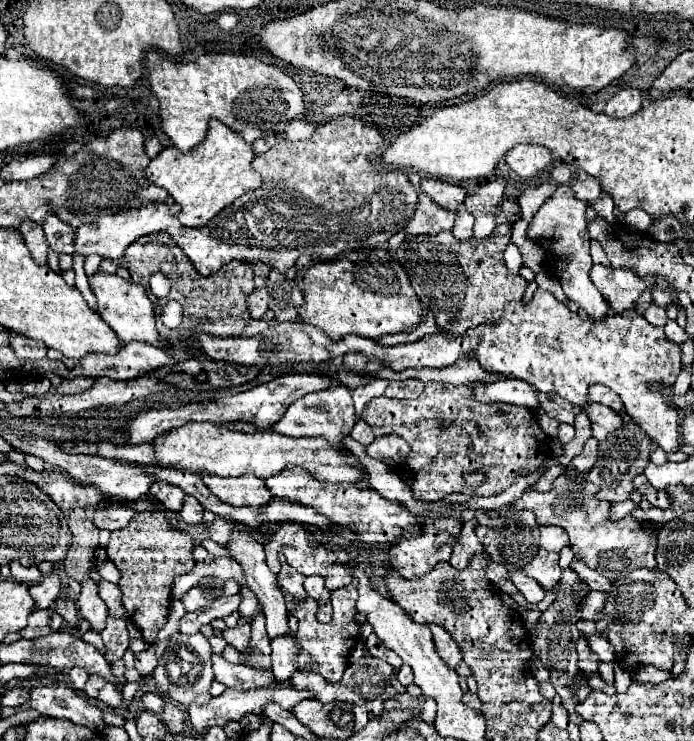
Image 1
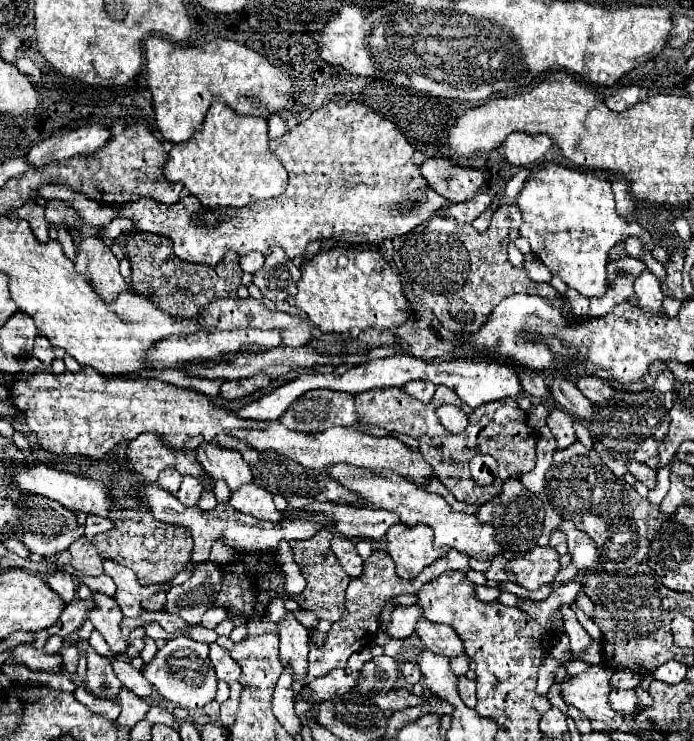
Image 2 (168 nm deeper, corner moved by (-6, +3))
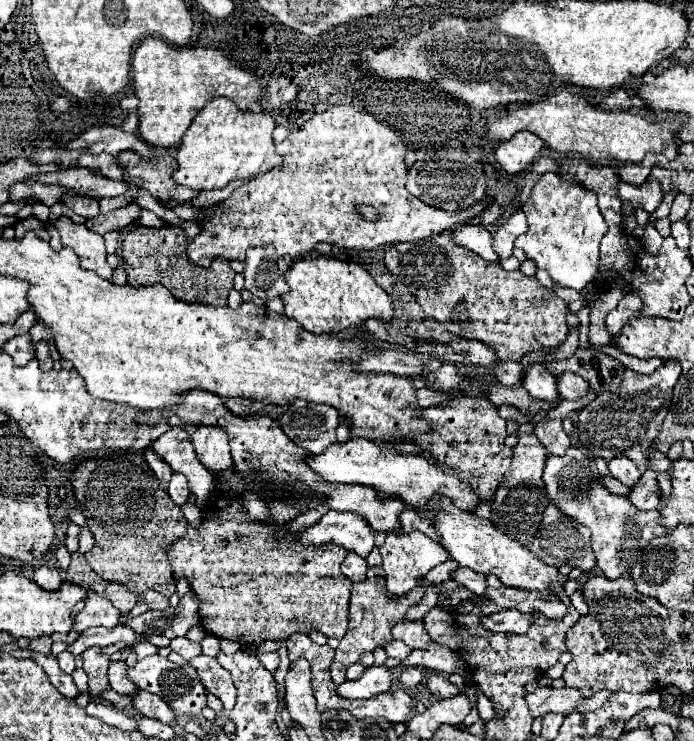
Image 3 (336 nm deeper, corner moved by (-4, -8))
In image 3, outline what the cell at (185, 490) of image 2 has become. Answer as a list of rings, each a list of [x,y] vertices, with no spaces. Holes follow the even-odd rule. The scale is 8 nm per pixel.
[[[174,474],[170,480],[170,486],[168,486],[168,494],[178,506],[184,506],[188,502],[188,496],[190,496],[188,480],[182,474]]]

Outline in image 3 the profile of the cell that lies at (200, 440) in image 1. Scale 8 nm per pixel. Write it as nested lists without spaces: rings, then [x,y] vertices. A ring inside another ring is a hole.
[[[352,438],[348,442],[334,442],[330,444],[330,448],[326,448],[326,452],[316,456],[306,456],[304,462],[328,482],[374,486],[380,492],[398,496],[402,502],[414,504],[414,506],[424,506],[434,492],[448,496],[462,510],[472,510],[478,504],[478,498],[474,496],[468,482],[438,470],[426,458],[418,454],[398,454],[396,450],[384,448],[368,438]]]

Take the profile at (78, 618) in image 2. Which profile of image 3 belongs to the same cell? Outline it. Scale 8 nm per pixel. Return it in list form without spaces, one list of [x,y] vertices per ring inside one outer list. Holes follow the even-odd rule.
[[[90,592],[86,596],[84,610],[74,618],[74,628],[78,634],[92,626],[114,628],[114,626],[118,626],[118,618],[120,618],[120,610],[116,606],[112,606],[112,602],[108,598],[102,598],[102,596]]]

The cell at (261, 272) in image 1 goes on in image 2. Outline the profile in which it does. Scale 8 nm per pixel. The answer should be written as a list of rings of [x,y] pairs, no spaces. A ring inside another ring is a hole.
[[[250,251],[240,257],[240,267],[244,273],[256,273],[256,269],[260,269],[262,263],[264,263],[264,255],[256,251]]]

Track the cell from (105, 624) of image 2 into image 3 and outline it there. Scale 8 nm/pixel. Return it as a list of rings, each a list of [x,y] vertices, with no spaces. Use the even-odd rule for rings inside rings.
[[[110,660],[108,680],[110,680],[112,690],[116,690],[118,694],[132,696],[132,694],[138,690],[138,688],[134,686],[134,682],[126,676],[126,662],[124,662],[124,660]]]

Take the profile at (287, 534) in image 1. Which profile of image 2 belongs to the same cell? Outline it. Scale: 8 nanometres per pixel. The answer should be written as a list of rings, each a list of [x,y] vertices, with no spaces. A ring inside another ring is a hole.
[[[334,535],[334,539],[332,539],[332,551],[336,553],[336,557],[338,557],[340,565],[344,567],[344,571],[350,573],[350,577],[358,577],[362,573],[364,559],[358,555],[356,545],[354,545],[352,539]]]

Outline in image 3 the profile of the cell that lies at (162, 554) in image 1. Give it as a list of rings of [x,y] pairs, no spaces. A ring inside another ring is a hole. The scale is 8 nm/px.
[[[120,452],[120,454],[110,454],[106,458],[94,458],[94,460],[82,462],[74,474],[74,494],[82,514],[88,520],[88,528],[92,530],[96,540],[94,548],[86,554],[86,560],[92,566],[92,570],[104,580],[124,584],[134,594],[156,590],[166,598],[172,596],[176,592],[176,582],[170,572],[168,550],[170,550],[170,544],[174,544],[176,540],[180,540],[180,536],[186,534],[188,522],[182,510],[170,500],[168,492],[160,486],[158,478],[146,464],[144,454]]]

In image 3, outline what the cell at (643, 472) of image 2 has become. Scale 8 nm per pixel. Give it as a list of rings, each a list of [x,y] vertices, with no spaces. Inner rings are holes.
[[[616,456],[610,464],[608,464],[608,468],[610,468],[610,472],[612,472],[612,476],[616,478],[616,480],[620,480],[622,484],[626,484],[626,486],[634,486],[636,482],[638,482],[638,478],[640,478],[640,470],[632,464],[632,460],[630,458],[626,458],[626,456]]]

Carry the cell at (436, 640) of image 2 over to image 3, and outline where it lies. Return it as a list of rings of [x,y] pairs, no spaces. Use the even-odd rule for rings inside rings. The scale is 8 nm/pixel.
[[[402,620],[400,624],[396,624],[392,628],[392,636],[398,638],[398,640],[402,640],[404,644],[408,644],[410,648],[424,648],[424,646],[432,644],[432,640],[430,640],[430,636],[424,630],[424,626],[422,626],[420,620],[414,620],[414,622]]]

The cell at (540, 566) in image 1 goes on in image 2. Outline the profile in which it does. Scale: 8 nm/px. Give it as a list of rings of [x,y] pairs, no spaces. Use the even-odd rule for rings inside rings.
[[[536,547],[524,557],[508,561],[506,571],[516,575],[516,583],[528,591],[538,590],[541,586],[554,581],[560,571],[558,551],[552,547]]]

